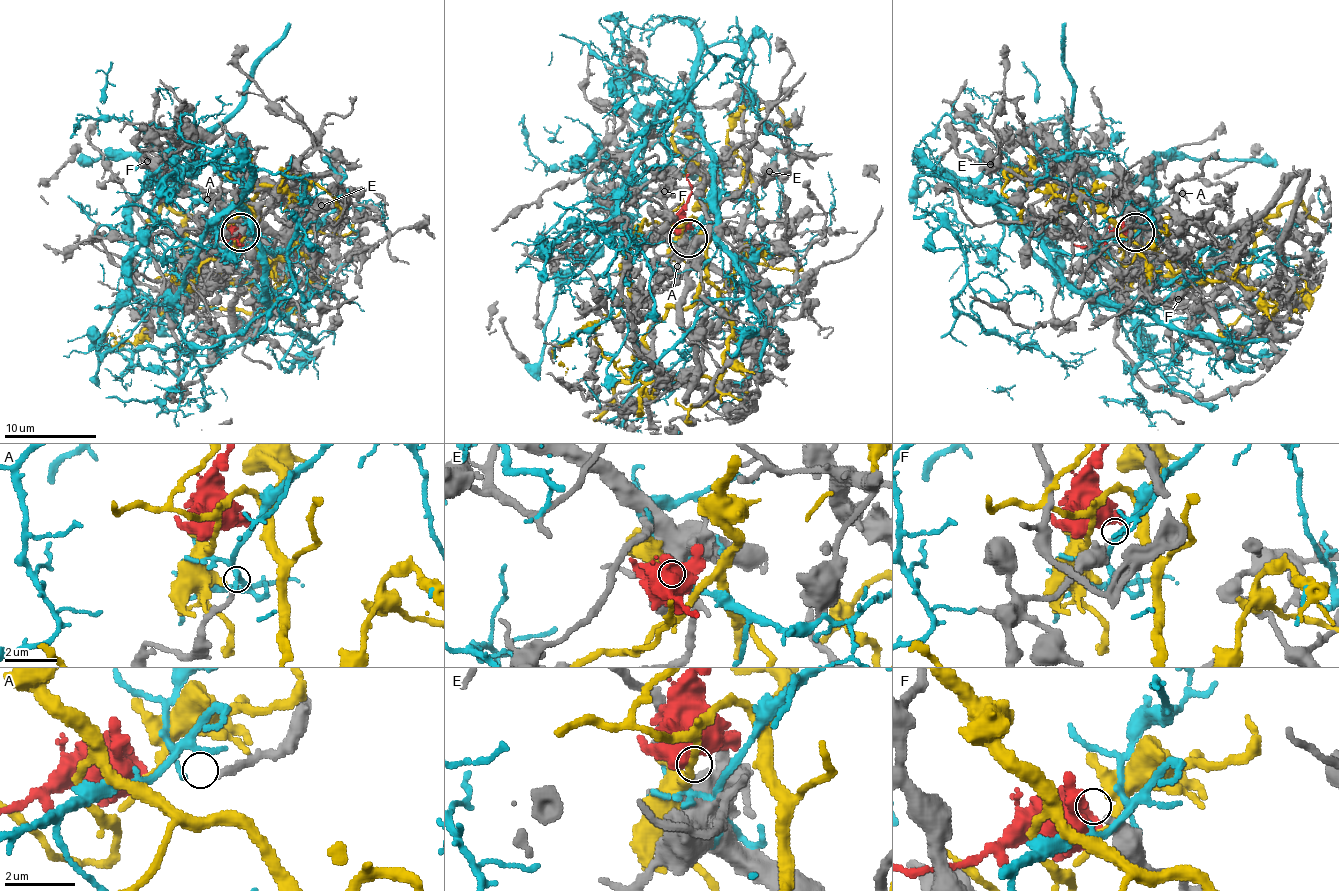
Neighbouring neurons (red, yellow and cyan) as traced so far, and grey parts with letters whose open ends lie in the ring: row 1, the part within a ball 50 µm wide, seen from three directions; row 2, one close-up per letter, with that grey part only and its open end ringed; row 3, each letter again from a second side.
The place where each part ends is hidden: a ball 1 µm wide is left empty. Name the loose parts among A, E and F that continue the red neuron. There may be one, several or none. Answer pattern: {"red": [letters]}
{"red": ["E"]}

